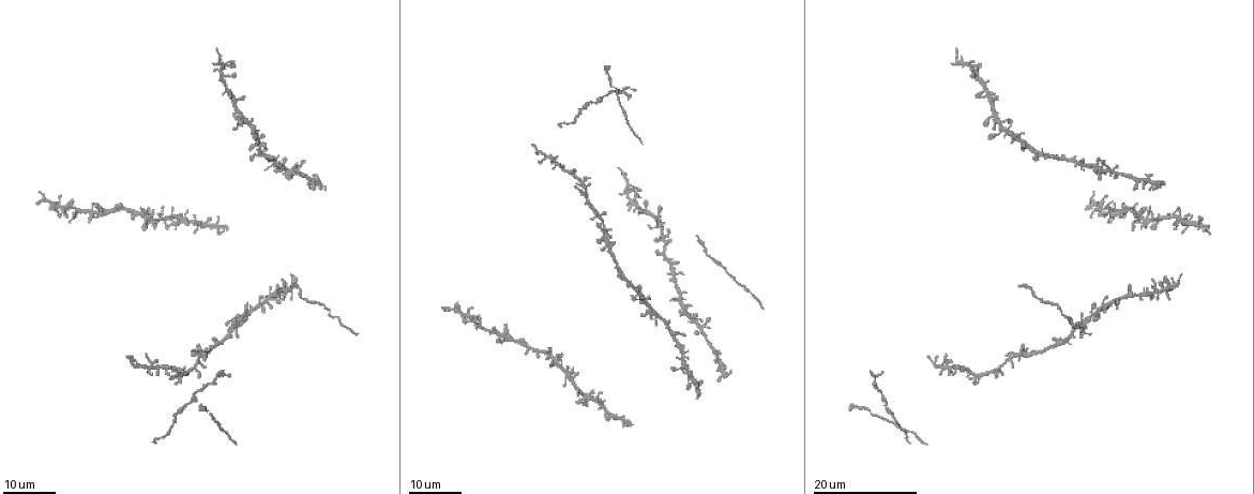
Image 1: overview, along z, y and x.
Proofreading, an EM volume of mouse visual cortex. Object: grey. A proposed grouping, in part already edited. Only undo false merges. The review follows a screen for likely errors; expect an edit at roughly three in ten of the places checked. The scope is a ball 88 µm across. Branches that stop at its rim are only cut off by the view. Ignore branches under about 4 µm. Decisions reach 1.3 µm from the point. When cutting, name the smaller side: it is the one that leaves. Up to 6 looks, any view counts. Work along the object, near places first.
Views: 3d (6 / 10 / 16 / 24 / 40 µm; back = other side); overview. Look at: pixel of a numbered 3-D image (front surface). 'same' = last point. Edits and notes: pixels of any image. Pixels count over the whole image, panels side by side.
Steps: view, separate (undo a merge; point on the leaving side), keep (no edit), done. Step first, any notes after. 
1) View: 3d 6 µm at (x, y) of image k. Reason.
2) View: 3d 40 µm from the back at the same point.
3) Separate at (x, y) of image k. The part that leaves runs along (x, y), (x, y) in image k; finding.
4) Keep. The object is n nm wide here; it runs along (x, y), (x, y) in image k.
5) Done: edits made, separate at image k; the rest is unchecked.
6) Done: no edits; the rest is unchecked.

View: 3d 16 µm at (148, 370) of image 1. Three-way junction.

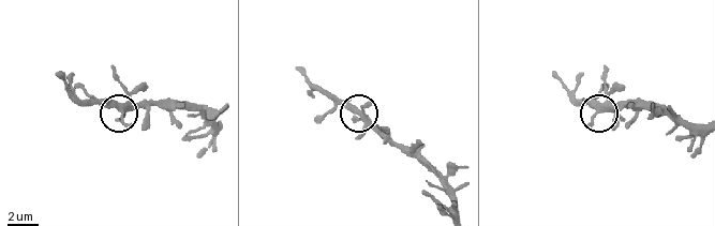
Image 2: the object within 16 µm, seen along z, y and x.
View: 3d 6 µm at (361, 109) of image 2.

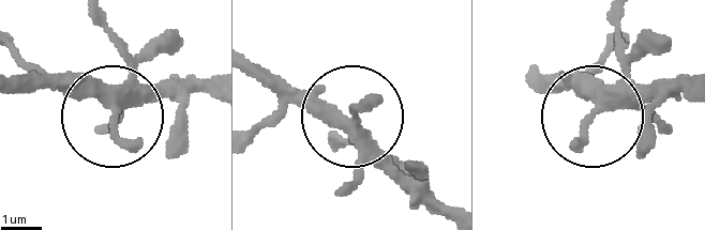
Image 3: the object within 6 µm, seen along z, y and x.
Keep. It runs along (450, 215), (358, 123), (269, 86) in image 3; one neuron here.

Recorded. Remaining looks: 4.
View: 3d 16 µm at (238, 320) of image 1. Four-way junction.

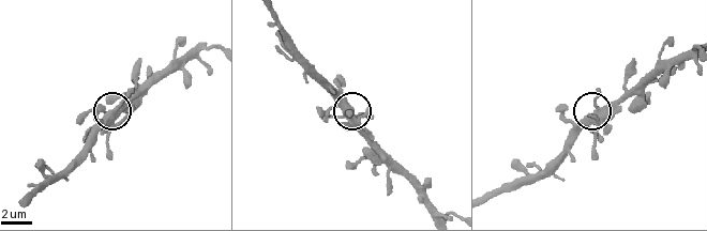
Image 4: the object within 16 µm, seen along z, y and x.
View: 3d 10 µm at (356, 116) of image 4.

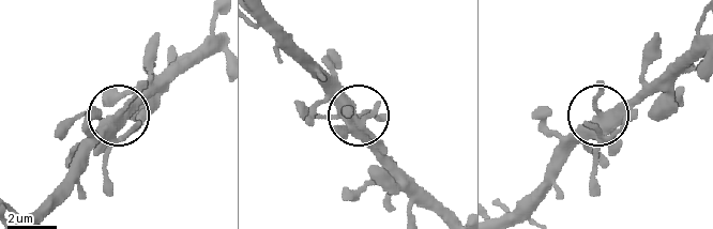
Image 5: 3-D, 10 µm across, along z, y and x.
Keep. The object is 330 nm wide here; it runs along (218, 34), (200, 43), (140, 103), (97, 133), (90, 112) in image 5; one neuron here.

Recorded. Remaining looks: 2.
View: 3d 24 µm at (218, 61) of image 1. Calibre changes.

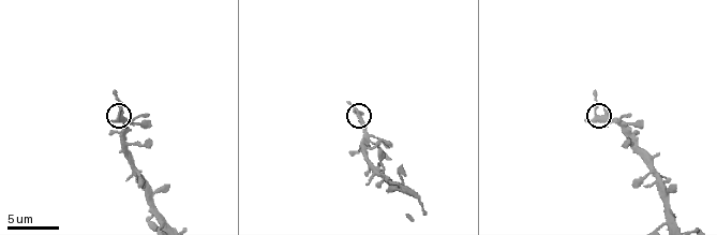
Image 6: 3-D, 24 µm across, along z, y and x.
View: 3d 6 µm at (358, 119) of image 6.

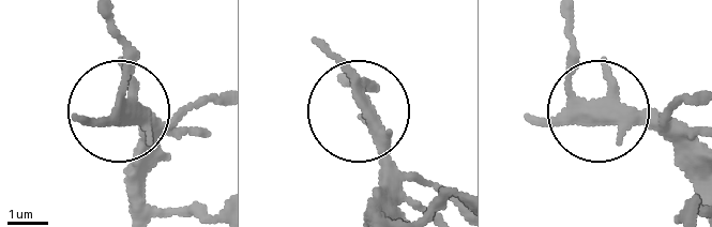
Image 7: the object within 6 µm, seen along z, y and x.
Keep. 4 arms meet here; all the same neuron.

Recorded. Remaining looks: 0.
Done: no edits; the rest is unchecked.

